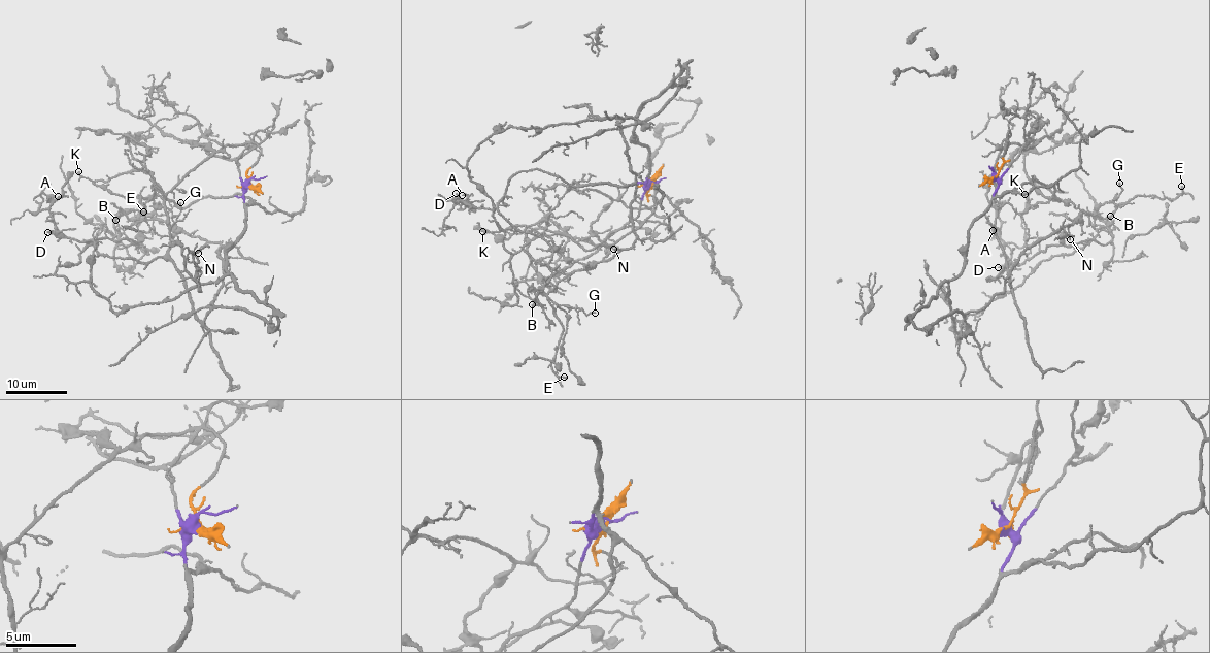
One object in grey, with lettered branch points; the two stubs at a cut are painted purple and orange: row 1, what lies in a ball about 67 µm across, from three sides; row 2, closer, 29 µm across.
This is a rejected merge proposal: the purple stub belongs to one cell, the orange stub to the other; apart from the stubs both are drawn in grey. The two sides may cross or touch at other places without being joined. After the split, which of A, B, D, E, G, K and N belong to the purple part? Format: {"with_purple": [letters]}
{"with_purple": ["E", "N"]}

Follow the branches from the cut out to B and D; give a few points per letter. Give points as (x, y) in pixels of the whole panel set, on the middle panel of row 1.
B: (651, 184), (658, 203), (633, 208), (536, 168), (509, 180), (498, 210), (552, 259), (532, 304)
D: (651, 184), (646, 195), (658, 203), (633, 208), (536, 168), (509, 180), (494, 208), (470, 207), (457, 193)

